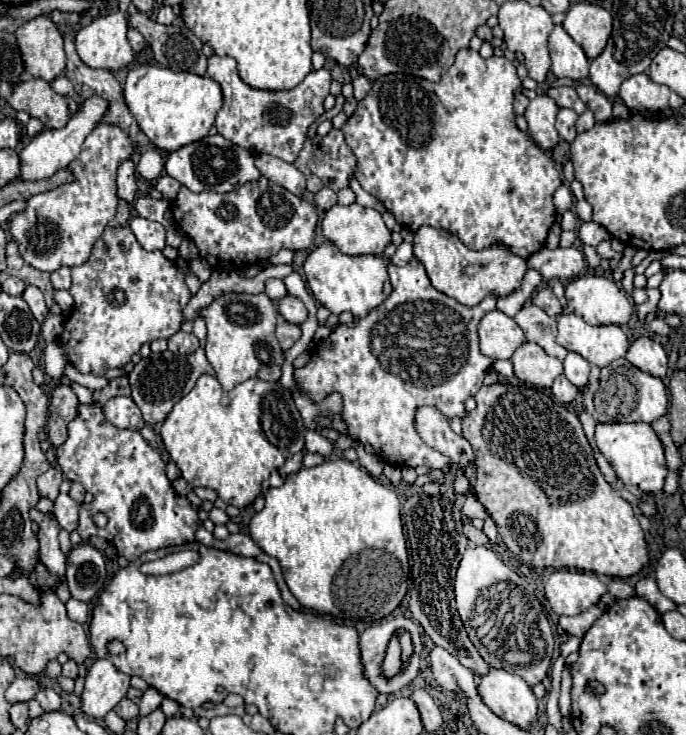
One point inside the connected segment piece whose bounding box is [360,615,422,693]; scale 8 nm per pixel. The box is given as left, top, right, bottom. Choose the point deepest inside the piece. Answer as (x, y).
(374, 639)

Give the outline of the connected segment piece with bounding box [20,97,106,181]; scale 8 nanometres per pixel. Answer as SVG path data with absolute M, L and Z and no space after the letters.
M88 97L88 99L78 107L78 111L70 117L70 121L68 121L62 129L58 129L58 131L46 129L46 131L38 133L38 135L20 151L20 161L22 161L20 179L32 179L32 181L48 179L48 177L52 177L58 169L66 169L68 163L78 157L84 139L102 123L102 113L106 113L106 101L102 101L102 97Z

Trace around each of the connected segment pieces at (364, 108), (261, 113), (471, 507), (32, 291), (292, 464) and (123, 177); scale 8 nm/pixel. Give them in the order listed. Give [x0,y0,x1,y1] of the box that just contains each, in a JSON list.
[[342,47,562,259],[208,55,330,163],[462,495,488,519],[22,285,48,323],[280,449,306,477],[118,161,136,203]]

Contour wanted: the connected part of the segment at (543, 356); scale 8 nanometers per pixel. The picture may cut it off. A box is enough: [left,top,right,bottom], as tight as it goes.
[510,343,562,387]

